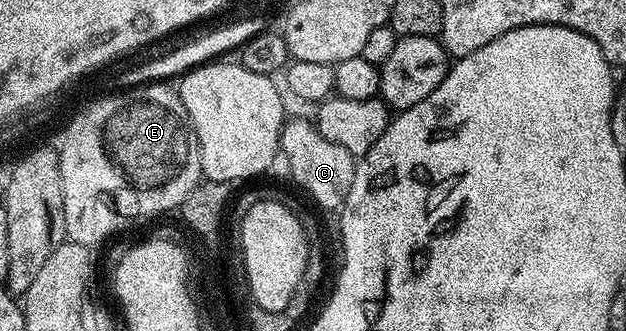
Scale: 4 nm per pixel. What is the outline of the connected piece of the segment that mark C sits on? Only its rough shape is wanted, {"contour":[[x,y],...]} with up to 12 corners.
{"contour":[[286,121],[268,177],[342,209],[356,157],[312,121]]}

